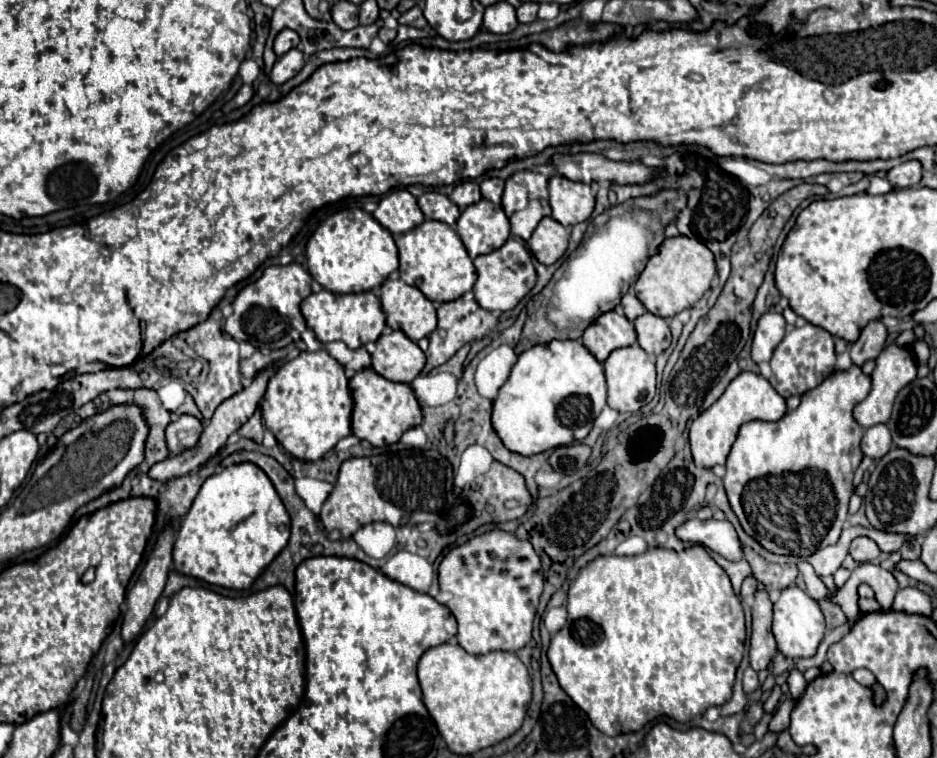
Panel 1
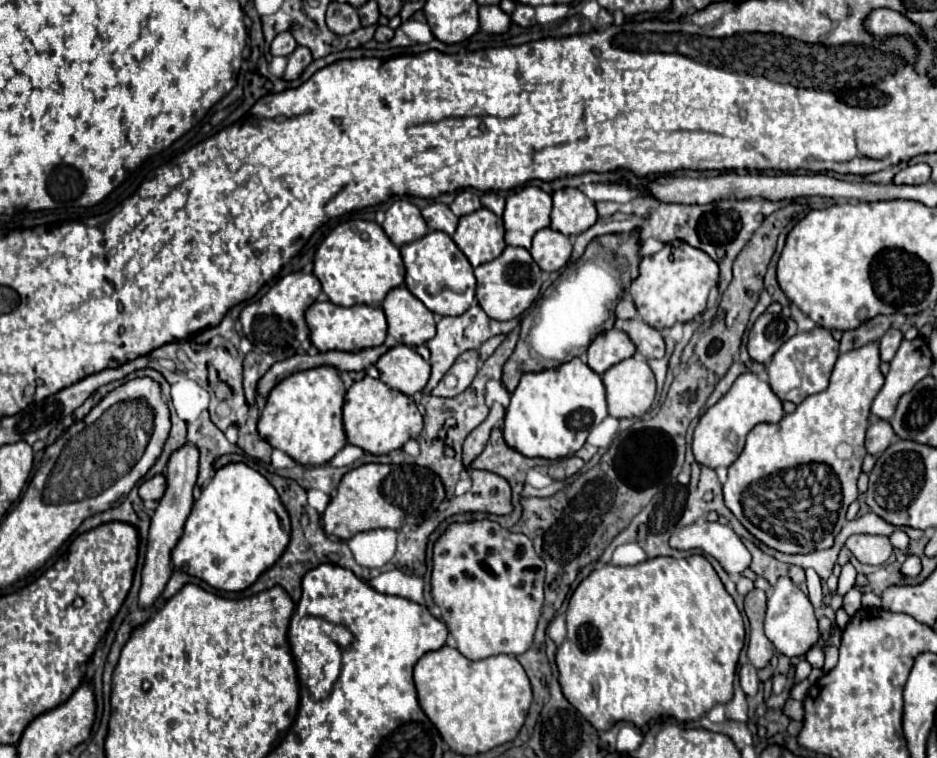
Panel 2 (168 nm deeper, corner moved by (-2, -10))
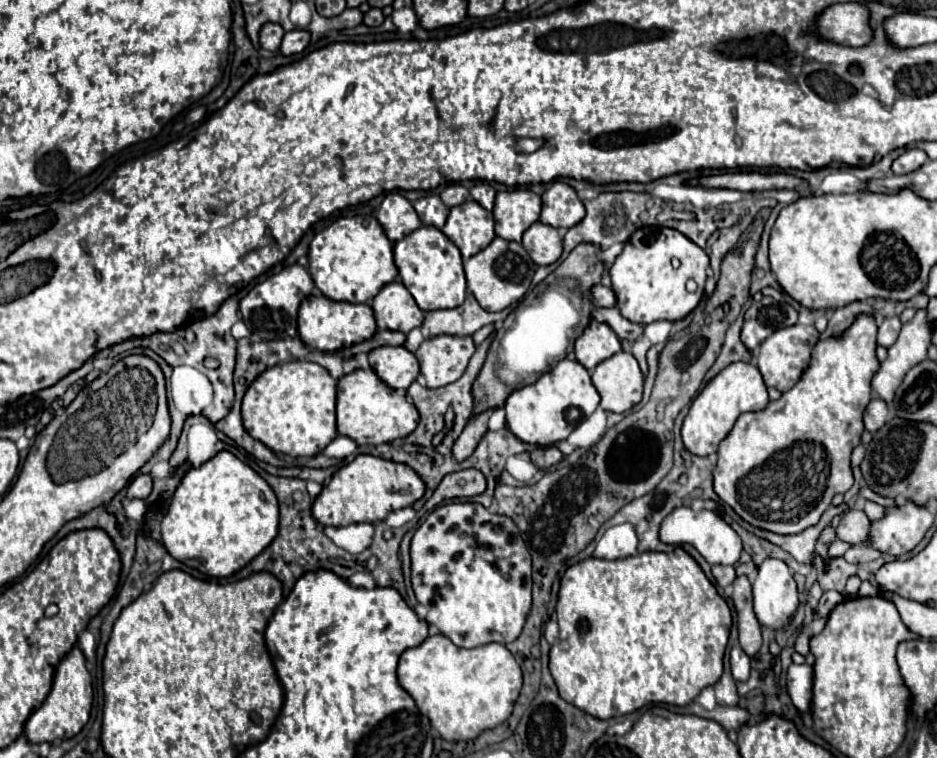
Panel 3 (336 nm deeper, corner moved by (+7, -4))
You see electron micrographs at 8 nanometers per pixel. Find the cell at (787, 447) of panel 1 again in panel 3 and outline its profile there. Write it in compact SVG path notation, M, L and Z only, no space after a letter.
M859 315L855 323L839 339L823 339L815 345L811 365L801 381L785 391L781 399L771 401L767 409L743 413L729 437L719 445L719 459L713 471L713 489L743 521L757 529L797 535L819 523L821 515L831 505L837 493L847 493L853 487L849 467L851 451L859 445L863 429L863 411L871 401L871 377L879 369L875 357L877 323L871 315Z

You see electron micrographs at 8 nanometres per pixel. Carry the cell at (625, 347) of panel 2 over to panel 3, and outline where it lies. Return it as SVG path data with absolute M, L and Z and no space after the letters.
M591 321L583 335L575 341L575 357L587 369L593 369L595 365L599 365L601 361L609 359L619 351L621 351L619 337L613 333L609 325L599 321Z

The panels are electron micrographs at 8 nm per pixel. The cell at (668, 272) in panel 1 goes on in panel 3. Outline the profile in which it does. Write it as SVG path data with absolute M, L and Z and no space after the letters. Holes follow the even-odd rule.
M643 227L633 233L623 253L609 269L613 291L617 295L617 307L633 323L653 323L657 319L677 321L687 317L703 297L703 285L707 279L709 257L707 253L687 239L683 233L669 227ZM671 259L679 259L679 267L671 265ZM695 279L697 291L689 293L685 283Z

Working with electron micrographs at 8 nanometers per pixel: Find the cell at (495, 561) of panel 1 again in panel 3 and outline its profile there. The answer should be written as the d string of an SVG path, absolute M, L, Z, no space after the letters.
M449 503L443 507L437 507L425 521L423 525L415 531L413 541L411 541L411 585L415 591L415 597L421 605L425 605L429 609L427 613L427 623L435 625L445 637L449 637L457 647L463 649L473 649L479 645L487 645L487 643L501 643L507 645L511 641L515 641L521 635L521 629L525 625L527 613L531 609L531 553L521 537L521 531L517 529L517 525L505 517L505 515L497 515L497 513L489 513L483 505L479 503Z

